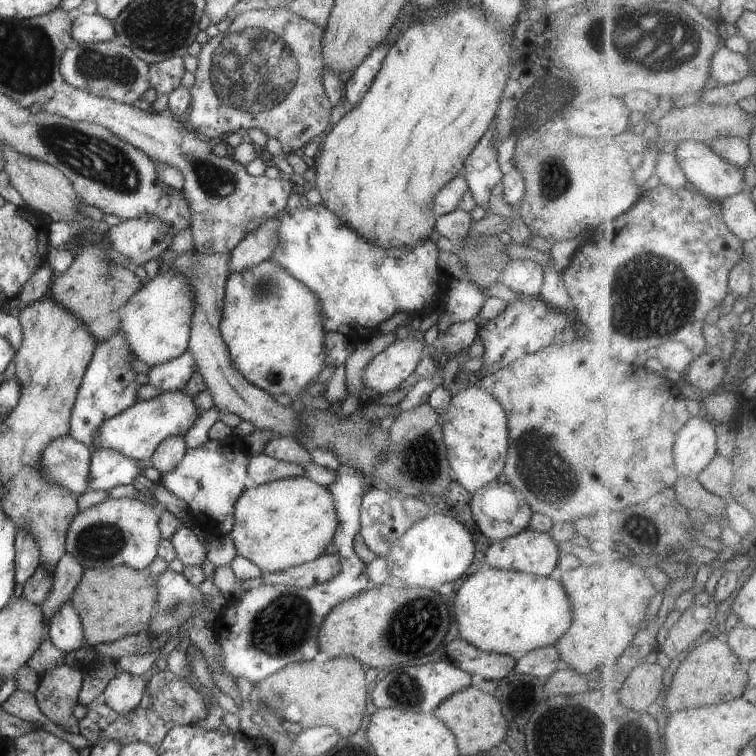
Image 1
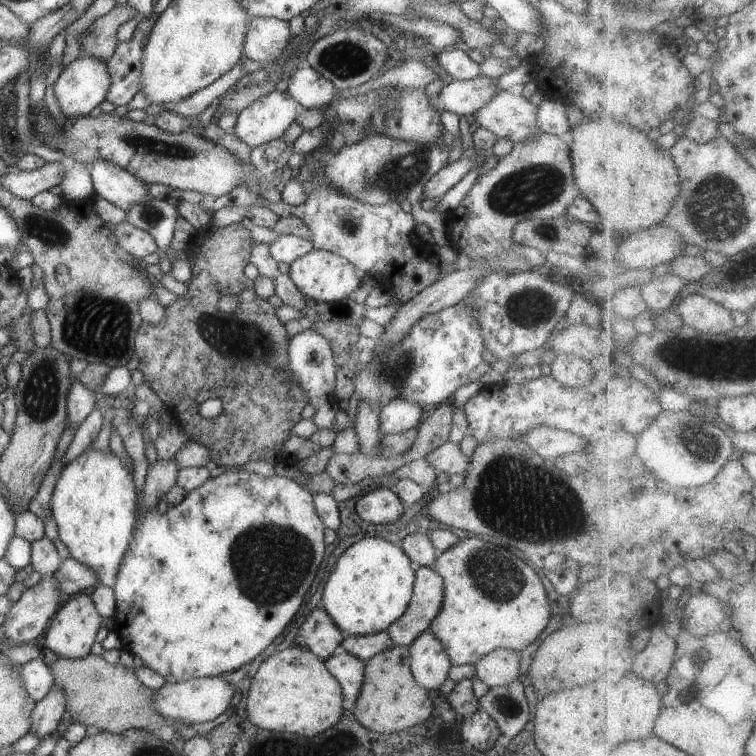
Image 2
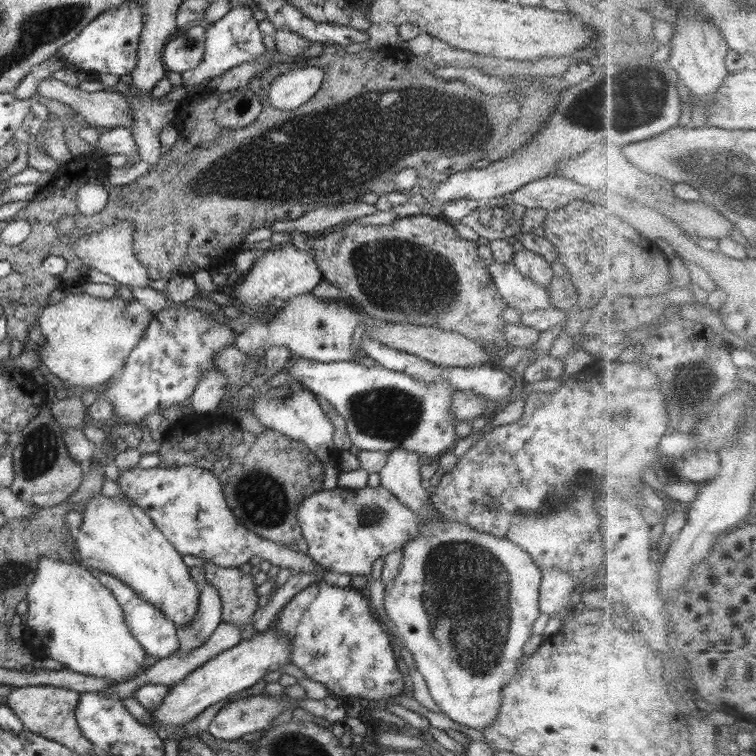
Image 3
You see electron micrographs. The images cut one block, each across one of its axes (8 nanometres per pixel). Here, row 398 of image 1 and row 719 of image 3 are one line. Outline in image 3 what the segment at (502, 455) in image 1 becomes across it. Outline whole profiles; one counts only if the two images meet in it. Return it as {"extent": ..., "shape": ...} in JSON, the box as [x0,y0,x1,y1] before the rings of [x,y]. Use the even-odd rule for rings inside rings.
{"extent":[378,448,542,732],"shape":[[[395,448],[387,452],[387,463],[378,473],[380,486],[387,488],[421,518],[421,533],[402,550],[399,575],[385,585],[384,611],[396,626],[402,644],[412,654],[414,664],[441,712],[455,723],[482,732],[496,721],[501,690],[512,680],[523,661],[524,644],[532,636],[532,624],[541,614],[539,587],[542,570],[517,544],[439,516],[429,502],[429,491],[422,487],[420,466],[417,452]]]}

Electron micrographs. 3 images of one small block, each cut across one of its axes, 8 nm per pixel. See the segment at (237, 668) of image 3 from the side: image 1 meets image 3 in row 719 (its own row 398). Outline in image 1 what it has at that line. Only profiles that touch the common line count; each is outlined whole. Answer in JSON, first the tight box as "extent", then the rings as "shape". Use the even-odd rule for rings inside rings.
{"extent":[92,391,204,462],"shape":[[[167,391],[148,402],[136,402],[131,408],[102,423],[96,432],[95,446],[92,449],[107,447],[133,460],[148,462],[164,440],[186,435],[202,413],[204,412],[199,411],[196,398],[184,391]]]}

